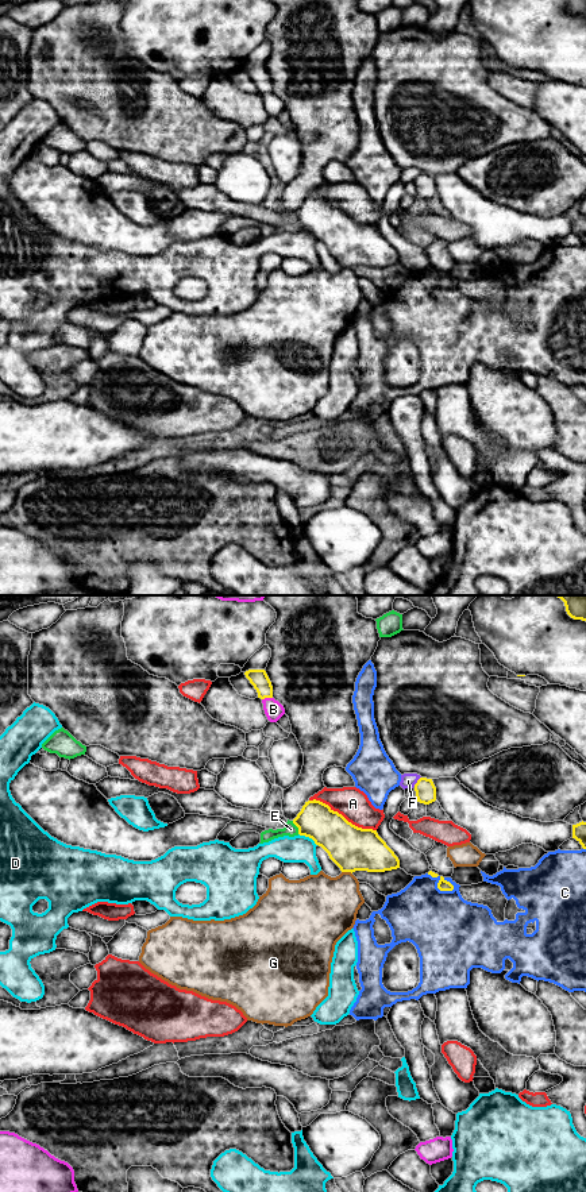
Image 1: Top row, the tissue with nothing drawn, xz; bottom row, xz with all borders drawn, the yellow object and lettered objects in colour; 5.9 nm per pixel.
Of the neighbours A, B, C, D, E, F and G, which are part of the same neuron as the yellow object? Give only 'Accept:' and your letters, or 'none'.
Accept: E

